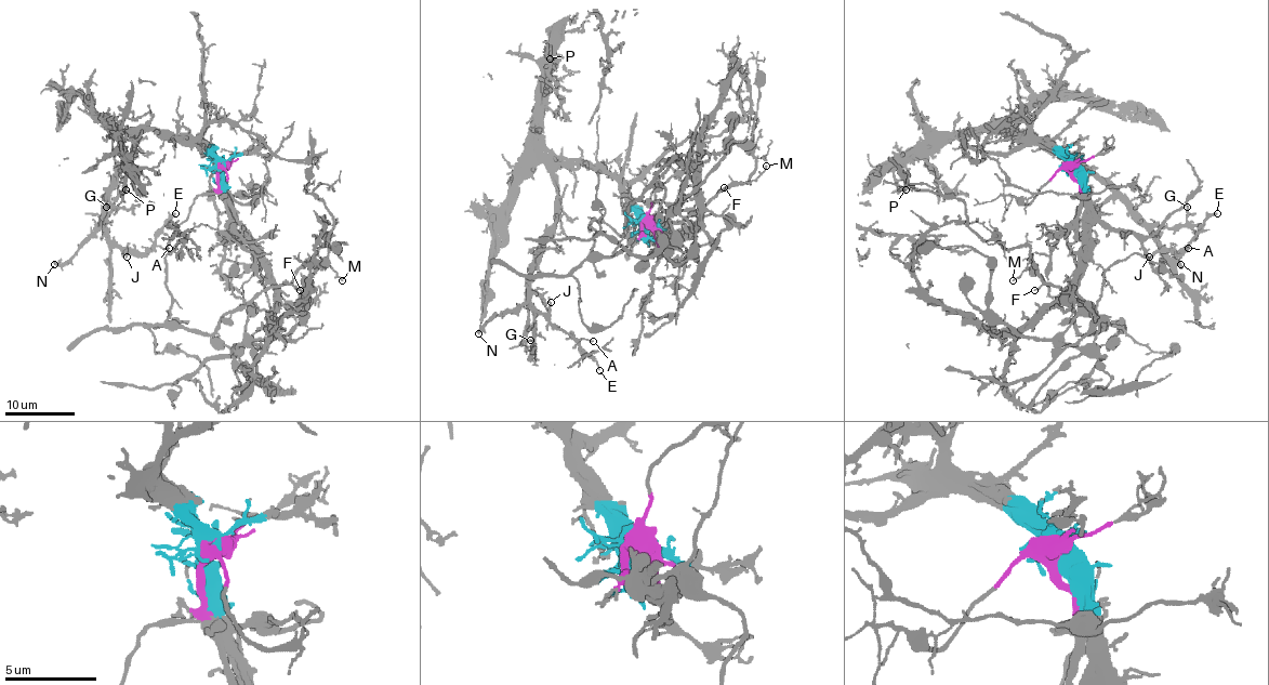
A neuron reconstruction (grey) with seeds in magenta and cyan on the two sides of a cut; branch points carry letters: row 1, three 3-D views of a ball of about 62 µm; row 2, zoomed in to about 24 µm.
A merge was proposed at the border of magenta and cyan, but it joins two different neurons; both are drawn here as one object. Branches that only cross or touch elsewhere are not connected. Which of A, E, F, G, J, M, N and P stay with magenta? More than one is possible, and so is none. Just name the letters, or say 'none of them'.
F, M

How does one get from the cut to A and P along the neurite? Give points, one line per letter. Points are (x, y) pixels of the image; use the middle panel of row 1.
A: (643, 225), (606, 172), (589, 166), (554, 172), (557, 225), (529, 275), (529, 302), (568, 334), (592, 341)
P: (643, 225), (620, 185), (610, 176), (557, 157), (545, 146), (543, 65), (551, 47), (551, 58)

